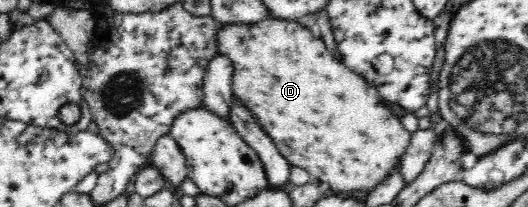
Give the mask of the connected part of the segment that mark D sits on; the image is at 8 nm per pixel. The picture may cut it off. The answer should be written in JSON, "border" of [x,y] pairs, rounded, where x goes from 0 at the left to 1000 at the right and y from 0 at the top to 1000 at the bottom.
{"border":[[[511,87],[492,106],[422,116],[407,155],[409,237],[415,246],[411,266],[428,275],[439,304],[438,406],[443,473],[455,493],[455,512],[462,512],[489,589],[489,609],[496,618],[504,647],[515,667],[515,686],[527,705],[527,734],[551,792],[576,812],[593,870],[608,874],[621,889],[631,913],[644,923],[701,923],[712,894],[739,841],[739,826],[750,792],[754,763],[765,744],[769,710],[777,686],[777,638],[769,633],[758,604],[756,570],[750,565],[729,507],[710,415],[697,406],[697,391],[674,357],[667,333],[655,329],[646,295],[617,232],[614,193],[606,174],[597,174],[587,130],[559,97]]]}

